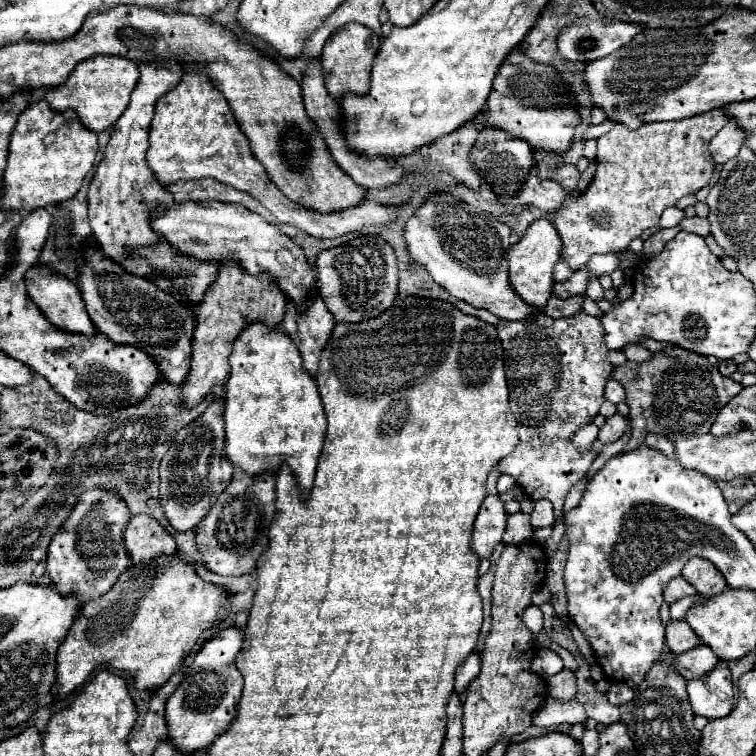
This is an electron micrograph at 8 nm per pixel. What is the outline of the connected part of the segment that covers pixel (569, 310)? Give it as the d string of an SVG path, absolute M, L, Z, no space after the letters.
M551 296L543 312L551 318L561 318L561 316L573 316L575 312L581 310L583 296L571 296L569 300L561 300L559 296Z

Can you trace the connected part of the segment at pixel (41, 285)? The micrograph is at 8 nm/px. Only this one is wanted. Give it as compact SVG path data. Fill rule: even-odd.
M37 264L27 272L25 284L27 284L27 296L39 306L43 316L47 320L51 320L51 324L55 324L55 328L65 330L65 332L73 332L73 334L85 334L85 336L97 334L97 328L85 310L85 302L81 298L81 292L71 280L67 280L65 276L53 274L47 266Z

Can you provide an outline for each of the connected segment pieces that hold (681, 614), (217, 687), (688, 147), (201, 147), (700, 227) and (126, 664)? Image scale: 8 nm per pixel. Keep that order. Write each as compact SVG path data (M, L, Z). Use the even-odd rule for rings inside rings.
M699 594L677 600L675 604L671 604L671 618L673 618L673 620L685 620L685 612L687 612L695 602L699 602L699 600L701 600Z
M229 626L219 636L207 640L193 664L185 670L185 676L179 688L169 696L165 708L165 720L171 742L183 750L205 750L211 742L229 728L237 710L237 698L243 690L243 676L235 666L235 656L243 646L243 630L237 626Z
M723 108L711 110L707 114L697 114L685 118L681 122L651 122L643 124L637 130L627 130L621 124L615 124L611 132L597 138L597 172L589 188L577 196L565 200L565 204L555 214L555 228L563 242L561 258L569 264L573 272L585 268L591 256L595 254L609 254L609 252L623 252L627 250L633 238L639 238L643 230L653 228L659 224L659 218L665 208L675 206L675 202L683 196L695 194L703 186L709 184L715 162L707 150L709 140L727 124Z
M191 72L183 74L181 82L159 98L155 106L155 118L149 128L149 150L147 164L155 178L163 184L193 178L215 178L235 190L253 194L281 224L291 224L315 238L339 238L351 232L359 232L367 226L385 226L395 222L399 206L363 202L357 208L349 208L333 214L319 214L315 210L301 208L285 198L285 194L269 180L263 164L253 156L249 140L243 136L229 102L211 84L207 74Z
M683 218L679 222L679 228L685 230L685 232L693 232L693 234L699 234L699 236L707 236L709 234L709 222L705 218Z
M145 514L133 516L125 530L125 548L137 566L123 572L107 594L89 600L81 608L67 638L57 650L57 680L53 692L61 698L87 682L95 666L101 664L127 672L135 680L137 690L159 688L181 668L183 658L189 654L199 634L229 618L227 592L201 580L191 564L175 554L175 540L155 518Z

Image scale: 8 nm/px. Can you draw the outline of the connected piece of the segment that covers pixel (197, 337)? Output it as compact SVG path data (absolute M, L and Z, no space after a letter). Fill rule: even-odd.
M223 260L219 276L205 294L205 302L195 308L197 328L193 332L193 356L187 380L181 384L183 406L197 406L213 386L221 386L229 376L229 354L235 338L255 322L265 324L267 328L279 326L285 314L285 296L279 288L263 276L249 276L233 260Z

